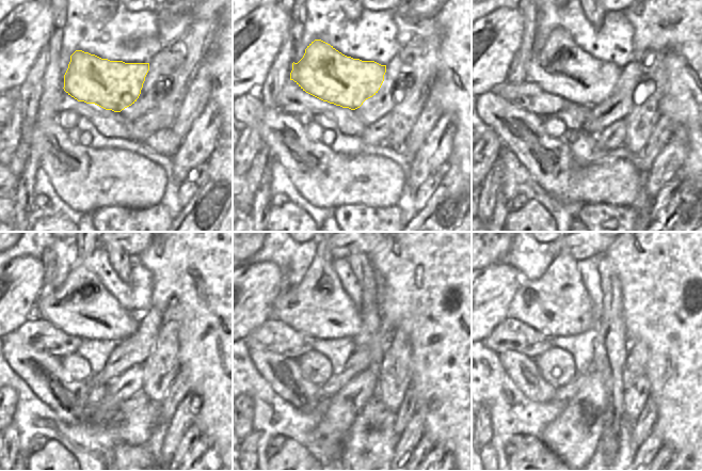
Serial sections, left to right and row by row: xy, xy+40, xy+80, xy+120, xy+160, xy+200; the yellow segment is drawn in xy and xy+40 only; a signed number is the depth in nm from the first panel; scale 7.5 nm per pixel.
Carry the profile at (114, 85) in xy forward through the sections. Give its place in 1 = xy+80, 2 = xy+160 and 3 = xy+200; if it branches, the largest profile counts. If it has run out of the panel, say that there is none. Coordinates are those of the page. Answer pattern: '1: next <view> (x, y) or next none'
1: next xy+80 (561, 67)
2: next xy+160 (318, 307)
3: next xy+200 (557, 304)

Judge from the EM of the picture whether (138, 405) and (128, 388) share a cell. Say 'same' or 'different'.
different

